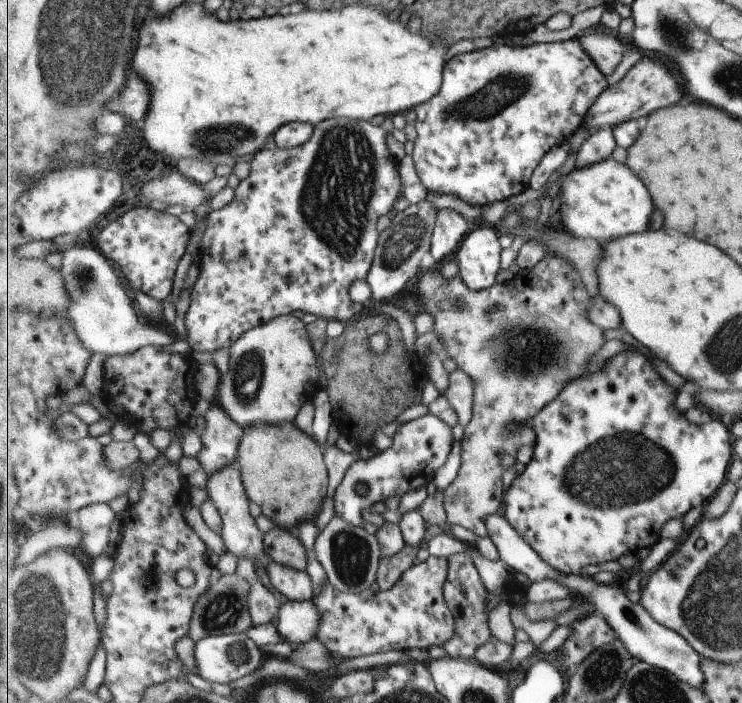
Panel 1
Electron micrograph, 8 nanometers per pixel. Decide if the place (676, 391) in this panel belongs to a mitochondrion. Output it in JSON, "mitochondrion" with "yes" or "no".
{"mitochondrion":"no"}

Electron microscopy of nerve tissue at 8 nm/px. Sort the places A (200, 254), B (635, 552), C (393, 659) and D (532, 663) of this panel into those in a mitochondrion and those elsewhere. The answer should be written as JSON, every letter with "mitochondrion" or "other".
{"A":"other","B":"other","C":"other","D":"other"}

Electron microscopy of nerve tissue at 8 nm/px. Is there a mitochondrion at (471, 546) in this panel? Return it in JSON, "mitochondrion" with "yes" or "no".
{"mitochondrion":"no"}

